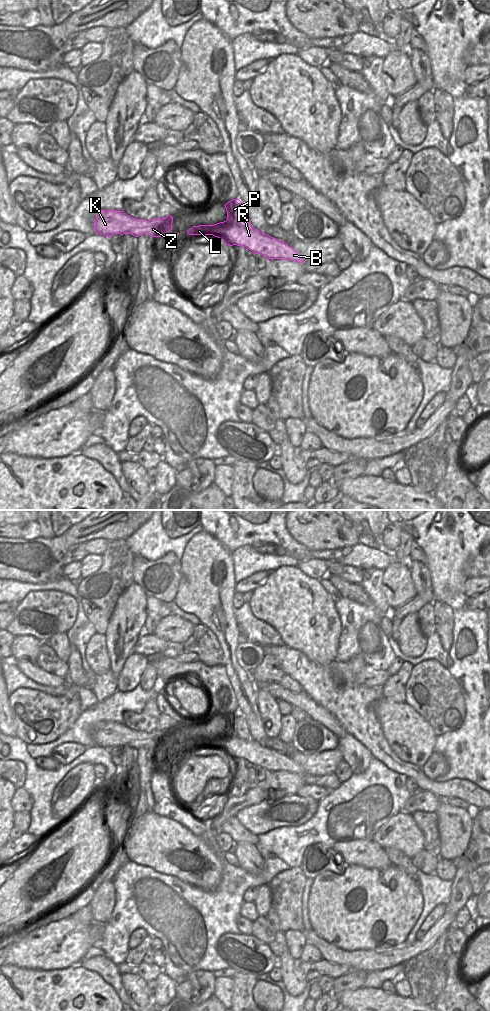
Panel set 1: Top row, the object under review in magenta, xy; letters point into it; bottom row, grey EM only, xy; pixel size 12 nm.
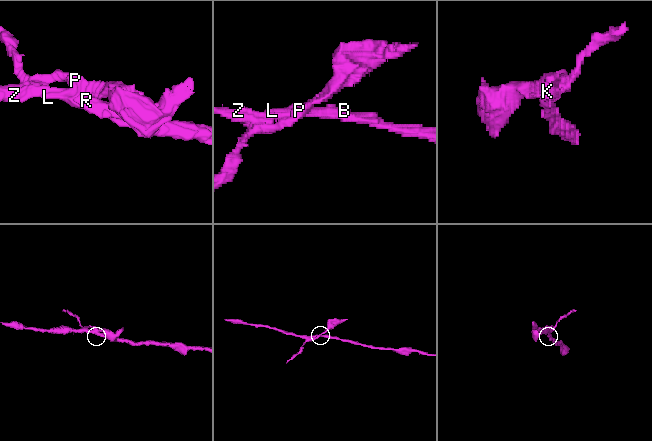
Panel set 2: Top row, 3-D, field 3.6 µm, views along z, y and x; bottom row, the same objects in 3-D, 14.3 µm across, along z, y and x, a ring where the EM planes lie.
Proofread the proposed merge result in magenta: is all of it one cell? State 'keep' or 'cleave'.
cleave

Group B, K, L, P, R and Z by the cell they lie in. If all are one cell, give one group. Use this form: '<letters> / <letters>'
B K L R Z / P

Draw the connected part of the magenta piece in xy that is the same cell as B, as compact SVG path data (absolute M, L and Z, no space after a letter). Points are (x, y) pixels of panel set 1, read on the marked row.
M226 220L214 225L199 225L190 228L189 235L213 235L223 240L228 246L243 246L254 254L261 254L269 259L289 259L302 263L303 257L286 242L273 238L259 230L247 229L237 225L235 221Z

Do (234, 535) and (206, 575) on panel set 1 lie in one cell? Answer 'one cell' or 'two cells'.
two cells

